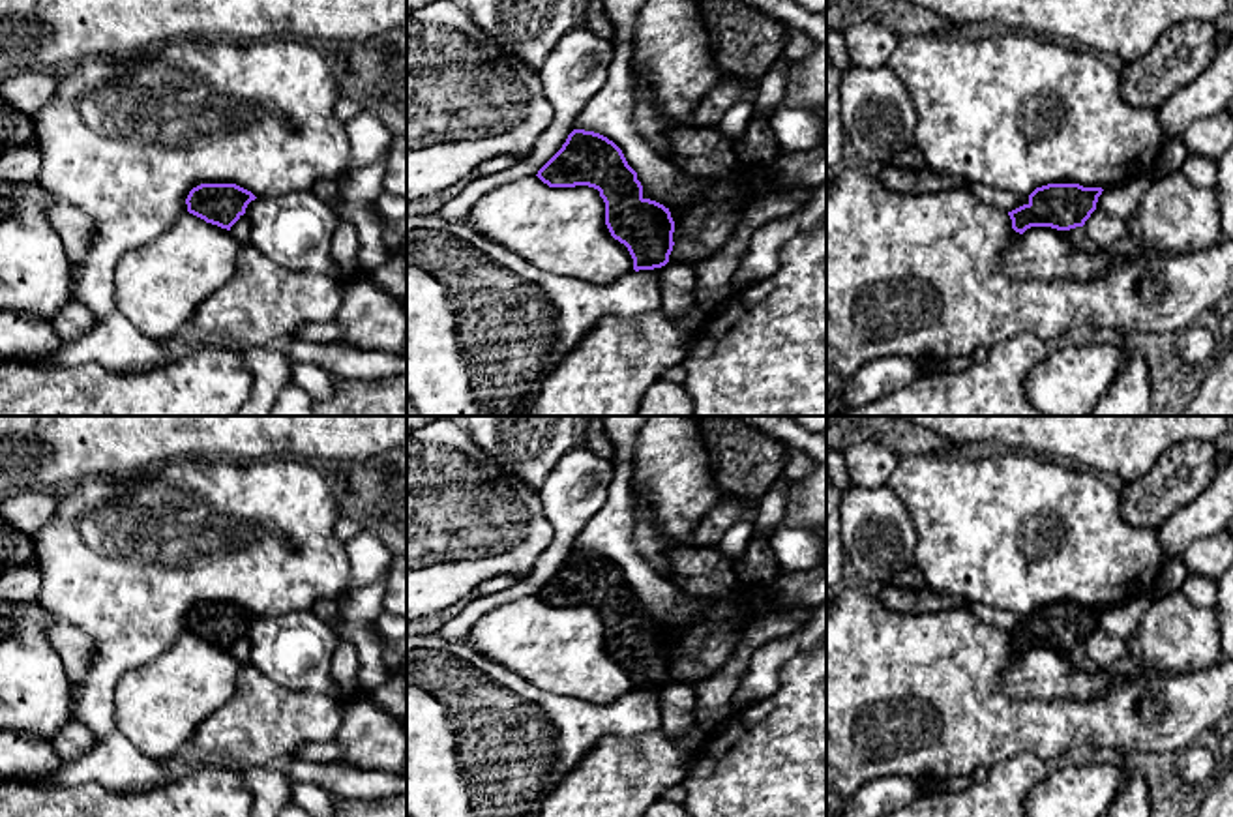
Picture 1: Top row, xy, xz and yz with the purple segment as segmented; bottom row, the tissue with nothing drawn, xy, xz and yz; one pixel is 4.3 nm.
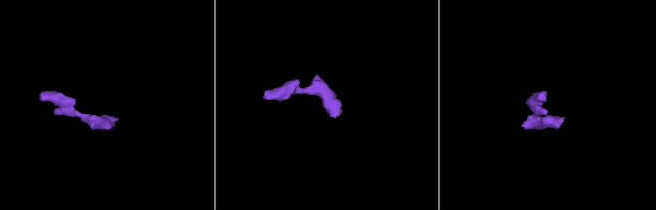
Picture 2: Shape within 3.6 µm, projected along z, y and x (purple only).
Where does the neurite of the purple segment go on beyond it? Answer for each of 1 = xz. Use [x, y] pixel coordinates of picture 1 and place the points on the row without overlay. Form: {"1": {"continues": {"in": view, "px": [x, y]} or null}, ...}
{"1": {"continues": null}}

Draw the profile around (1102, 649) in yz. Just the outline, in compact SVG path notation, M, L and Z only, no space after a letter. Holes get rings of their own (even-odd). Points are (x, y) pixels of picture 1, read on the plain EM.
M1094 630L1083 645L1089 660L1096 665L1107 667L1119 658L1126 656L1126 641L1111 637L1100 630Z

